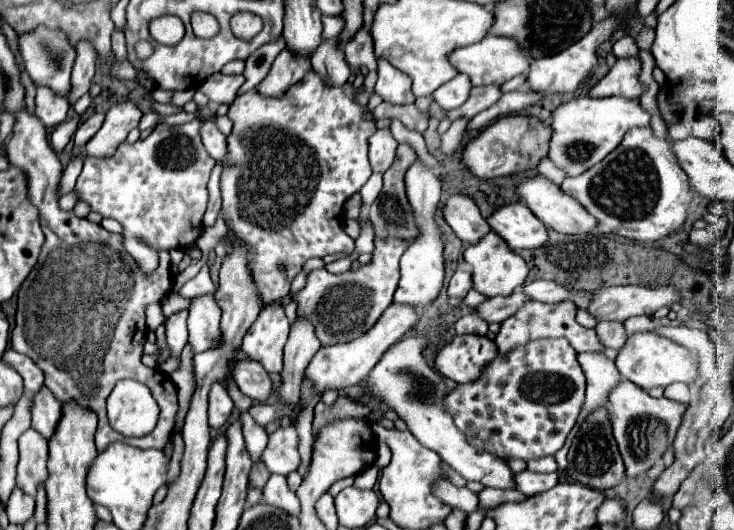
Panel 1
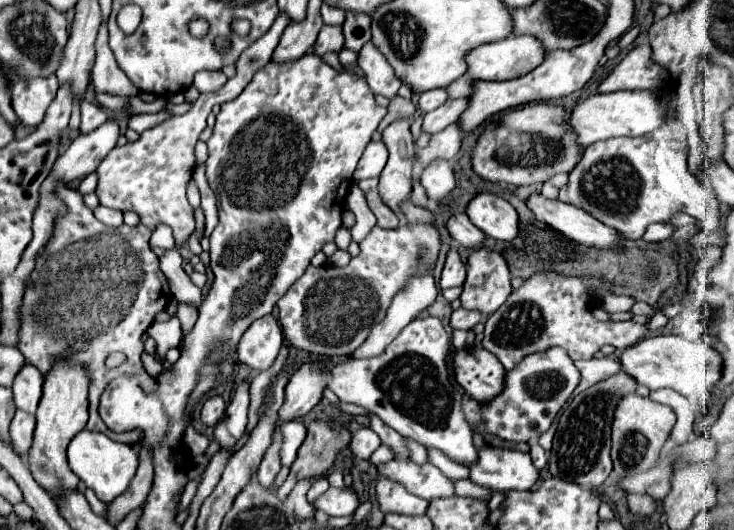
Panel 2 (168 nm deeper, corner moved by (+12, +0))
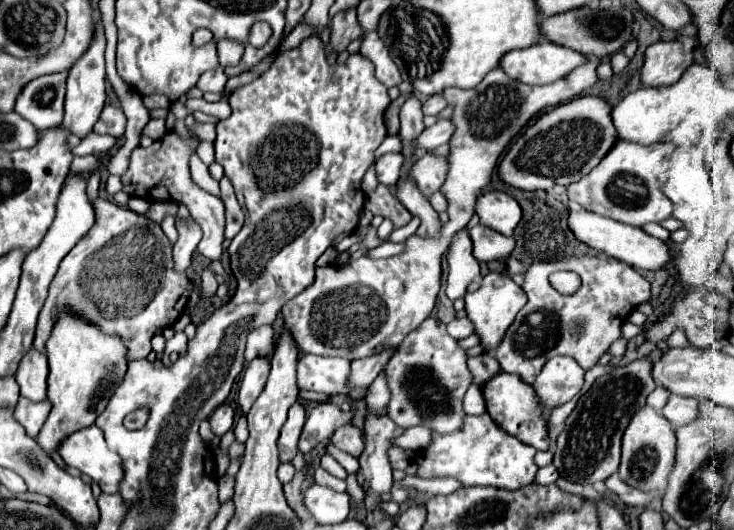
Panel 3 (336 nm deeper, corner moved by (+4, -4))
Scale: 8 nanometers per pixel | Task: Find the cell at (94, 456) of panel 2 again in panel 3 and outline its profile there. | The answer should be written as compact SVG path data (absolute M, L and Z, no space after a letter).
M88 426L78 430L76 434L66 436L56 452L68 466L78 468L82 474L98 482L102 492L118 492L120 478L124 476L122 462L116 452L108 450L104 434L98 426Z

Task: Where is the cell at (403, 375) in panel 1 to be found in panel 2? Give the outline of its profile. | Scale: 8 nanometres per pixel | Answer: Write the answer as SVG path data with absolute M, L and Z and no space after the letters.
M434 316L416 318L390 342L384 354L336 364L328 388L340 402L358 404L374 412L404 438L440 450L456 464L472 466L478 462L478 450L472 444L472 430L460 410L464 394L460 394L458 386L452 386L448 376L446 360L450 352L452 344L442 322Z

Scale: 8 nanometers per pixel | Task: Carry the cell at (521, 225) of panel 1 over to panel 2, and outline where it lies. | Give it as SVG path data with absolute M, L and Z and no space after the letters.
M482 192L466 208L466 214L474 226L478 226L488 238L512 242L520 228L518 228L518 212L512 208L510 202L504 198Z

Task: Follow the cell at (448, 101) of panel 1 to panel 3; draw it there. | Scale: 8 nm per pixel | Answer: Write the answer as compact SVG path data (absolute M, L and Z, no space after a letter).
M434 94L434 96L426 98L424 104L422 104L422 112L424 112L424 114L430 114L430 116L436 116L436 114L438 114L440 110L444 110L444 108L446 108L446 102L444 102L442 94Z

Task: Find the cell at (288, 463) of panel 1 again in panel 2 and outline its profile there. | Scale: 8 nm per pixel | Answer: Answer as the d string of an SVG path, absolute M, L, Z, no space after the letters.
M290 420L290 422L284 422L280 426L280 432L282 432L280 462L282 462L282 466L290 466L294 462L294 458L296 458L296 452L300 448L300 444L306 438L306 426L296 422L296 420Z

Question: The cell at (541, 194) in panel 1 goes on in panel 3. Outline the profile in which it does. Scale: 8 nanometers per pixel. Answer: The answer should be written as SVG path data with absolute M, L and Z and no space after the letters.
M588 210L570 212L568 222L570 222L570 228L572 228L572 232L576 234L578 240L582 240L588 246L592 246L594 250L606 252L608 256L612 256L616 260L622 260L622 262L626 262L626 264L630 264L634 268L640 268L640 270L674 268L674 258L672 258L666 242L648 236L642 228L636 228L636 226L630 226L630 224L622 224L622 222L612 220L612 218L588 212Z

